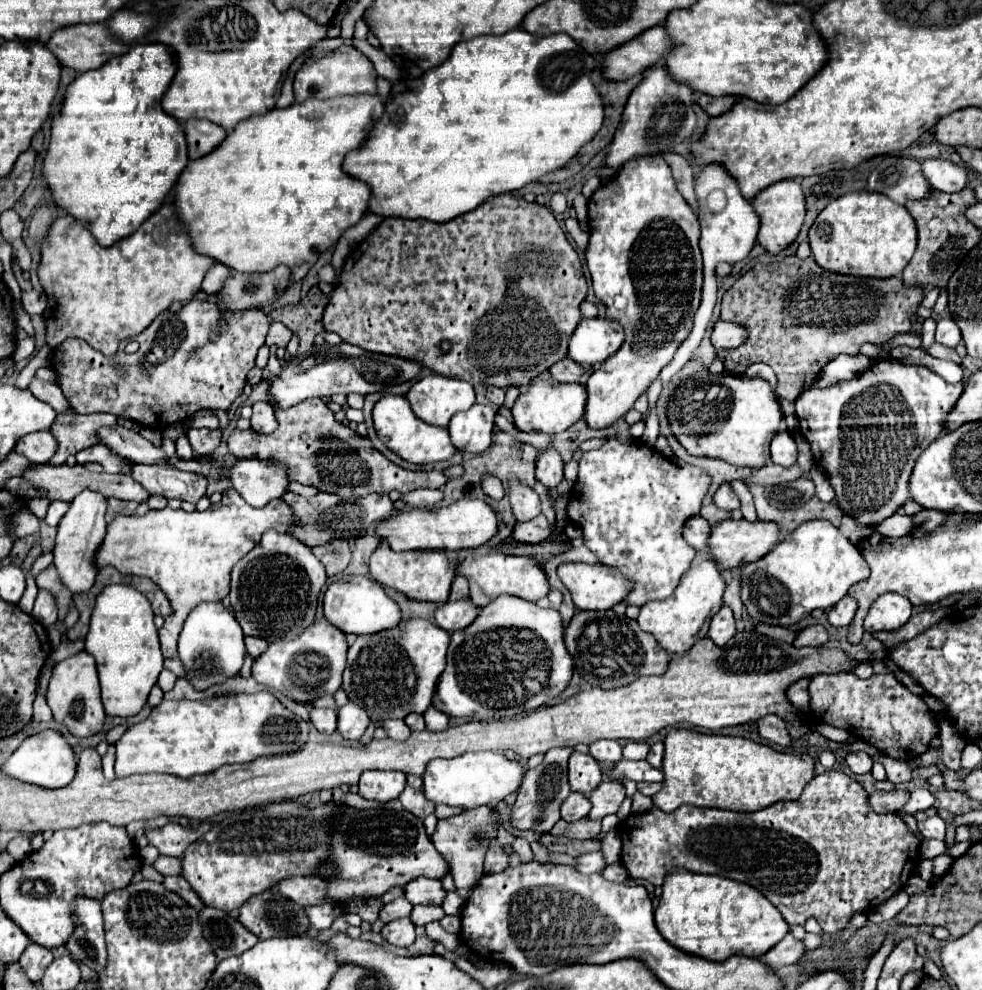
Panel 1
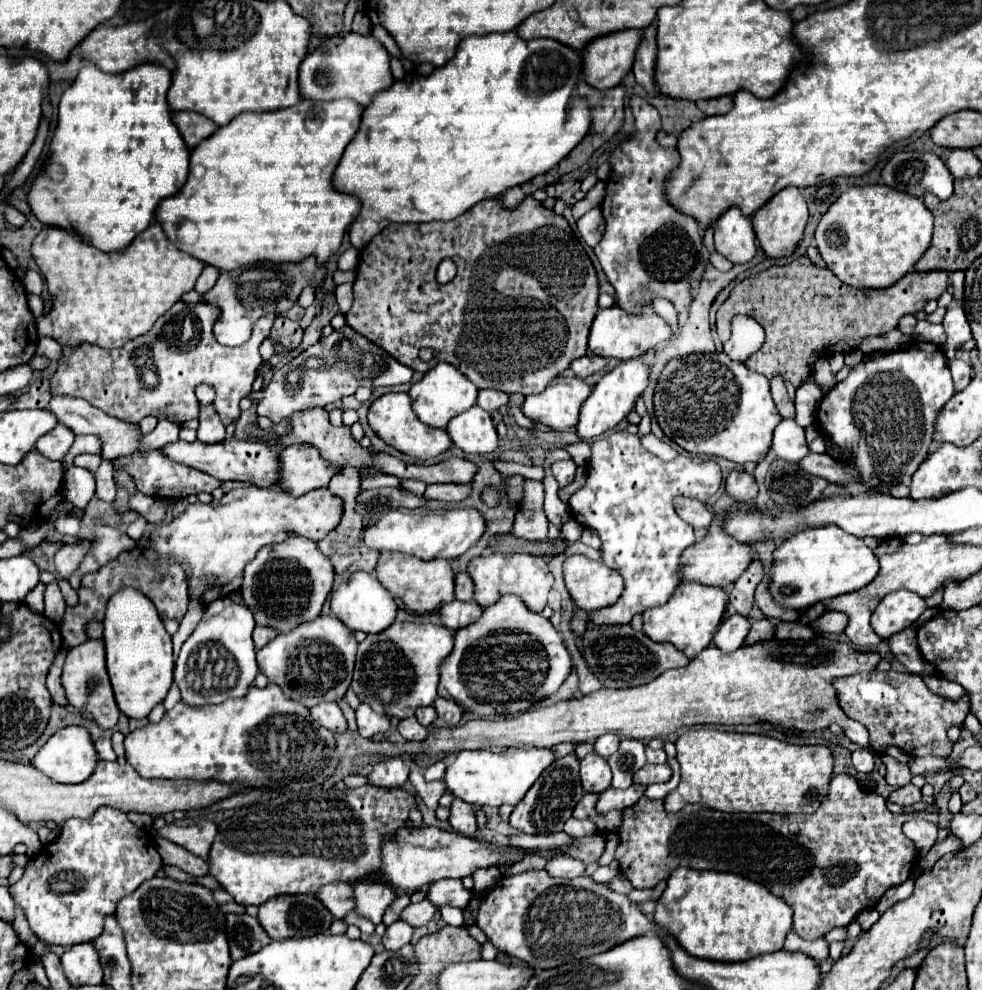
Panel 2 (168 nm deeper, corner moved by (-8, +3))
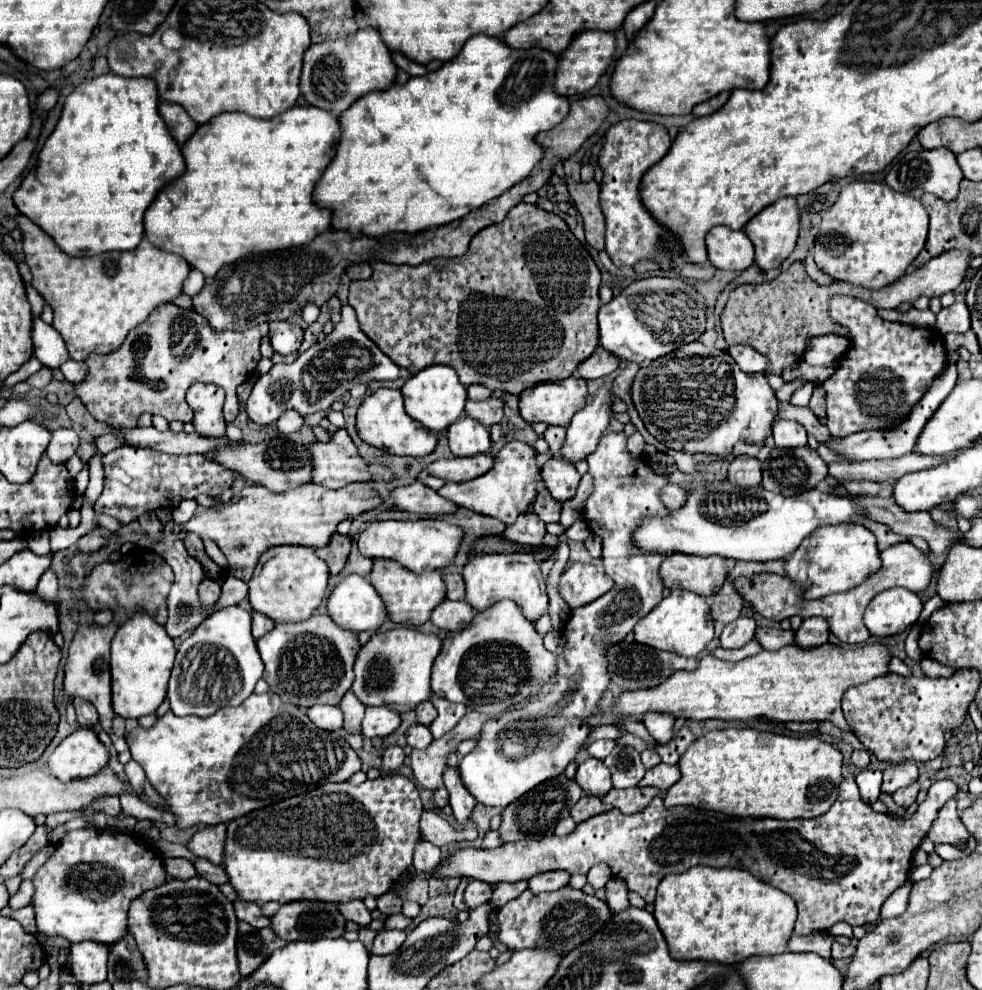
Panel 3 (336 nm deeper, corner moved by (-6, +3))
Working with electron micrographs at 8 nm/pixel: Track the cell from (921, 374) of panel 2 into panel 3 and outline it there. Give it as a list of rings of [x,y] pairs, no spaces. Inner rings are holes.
[[[831,298],[829,312],[835,322],[847,326],[851,332],[851,348],[839,360],[835,374],[823,382],[823,388],[827,392],[827,428],[831,436],[843,438],[863,430],[889,430],[899,426],[947,366],[943,336],[939,336],[935,328],[917,328],[909,324],[887,322],[871,304],[861,302],[859,298]]]

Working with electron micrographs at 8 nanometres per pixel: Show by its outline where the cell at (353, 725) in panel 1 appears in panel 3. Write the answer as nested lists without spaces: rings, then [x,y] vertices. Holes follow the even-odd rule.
[[[369,706],[365,710],[365,718],[361,724],[361,734],[363,736],[389,736],[397,730],[397,726],[401,724],[401,718],[397,712],[391,712],[389,708],[383,706]]]

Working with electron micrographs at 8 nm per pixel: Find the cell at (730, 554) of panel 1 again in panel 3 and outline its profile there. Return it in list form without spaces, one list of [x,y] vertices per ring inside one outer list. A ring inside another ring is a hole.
[[[669,554],[661,564],[665,588],[683,588],[701,596],[715,594],[727,578],[727,558],[723,556],[691,556]]]

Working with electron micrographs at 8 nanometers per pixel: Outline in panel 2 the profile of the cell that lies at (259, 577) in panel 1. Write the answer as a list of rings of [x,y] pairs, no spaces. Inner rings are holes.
[[[289,536],[281,544],[261,548],[247,564],[241,596],[259,626],[271,626],[277,632],[289,632],[321,614],[321,606],[333,586],[333,574],[331,562],[319,552],[313,540]]]

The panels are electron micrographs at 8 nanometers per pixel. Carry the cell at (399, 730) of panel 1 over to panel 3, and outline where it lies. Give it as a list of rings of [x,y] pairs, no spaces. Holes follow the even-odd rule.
[[[423,724],[409,726],[409,730],[405,732],[405,738],[407,738],[407,744],[411,748],[427,748],[433,740],[429,726],[423,726]]]

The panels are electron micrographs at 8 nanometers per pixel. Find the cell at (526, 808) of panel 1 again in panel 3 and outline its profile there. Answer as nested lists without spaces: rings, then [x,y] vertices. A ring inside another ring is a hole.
[[[559,774],[555,778],[541,782],[539,786],[535,786],[533,790],[529,790],[527,794],[523,794],[519,800],[511,802],[503,810],[503,822],[499,826],[501,840],[517,842],[517,840],[541,840],[541,838],[551,836],[557,822],[569,816],[571,808],[577,804],[581,794],[583,794],[583,790],[579,788],[579,784],[571,778],[567,778],[565,774]]]

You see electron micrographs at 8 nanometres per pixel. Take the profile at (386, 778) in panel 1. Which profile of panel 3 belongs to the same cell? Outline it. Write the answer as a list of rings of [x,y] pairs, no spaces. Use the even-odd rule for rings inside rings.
[[[389,746],[389,748],[385,748],[385,752],[383,752],[381,770],[383,770],[385,774],[397,772],[397,770],[403,766],[403,760],[405,760],[403,748],[399,748],[399,746]]]

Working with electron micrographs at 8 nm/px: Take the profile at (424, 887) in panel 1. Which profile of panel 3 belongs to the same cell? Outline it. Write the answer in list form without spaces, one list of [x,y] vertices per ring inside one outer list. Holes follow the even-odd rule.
[[[471,880],[469,886],[463,892],[463,902],[467,904],[467,908],[475,908],[479,904],[489,902],[491,900],[491,892],[493,892],[493,888],[489,884],[479,882],[479,880]]]

